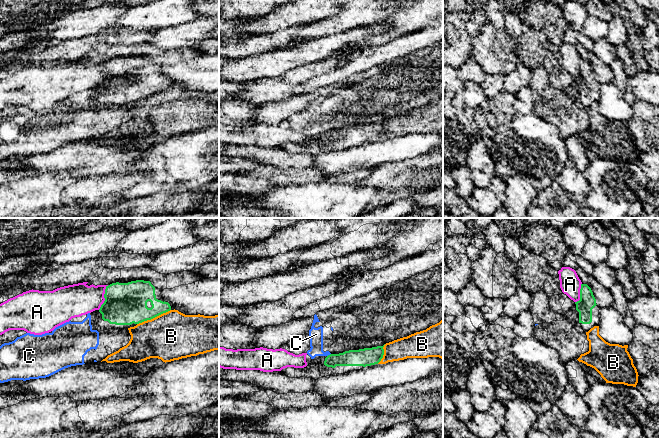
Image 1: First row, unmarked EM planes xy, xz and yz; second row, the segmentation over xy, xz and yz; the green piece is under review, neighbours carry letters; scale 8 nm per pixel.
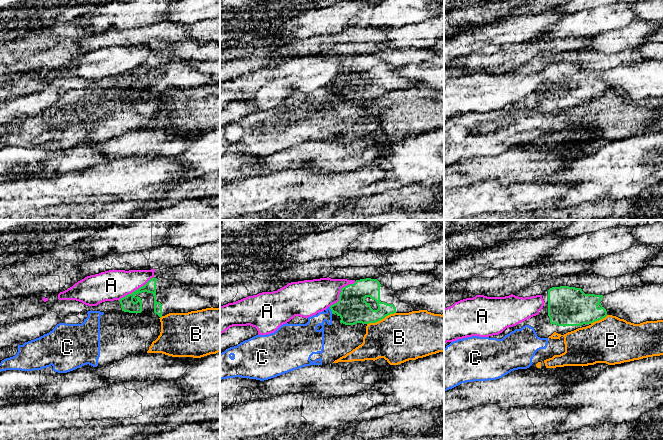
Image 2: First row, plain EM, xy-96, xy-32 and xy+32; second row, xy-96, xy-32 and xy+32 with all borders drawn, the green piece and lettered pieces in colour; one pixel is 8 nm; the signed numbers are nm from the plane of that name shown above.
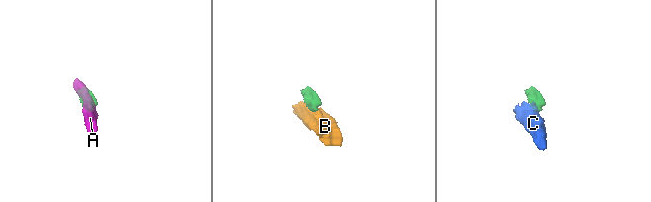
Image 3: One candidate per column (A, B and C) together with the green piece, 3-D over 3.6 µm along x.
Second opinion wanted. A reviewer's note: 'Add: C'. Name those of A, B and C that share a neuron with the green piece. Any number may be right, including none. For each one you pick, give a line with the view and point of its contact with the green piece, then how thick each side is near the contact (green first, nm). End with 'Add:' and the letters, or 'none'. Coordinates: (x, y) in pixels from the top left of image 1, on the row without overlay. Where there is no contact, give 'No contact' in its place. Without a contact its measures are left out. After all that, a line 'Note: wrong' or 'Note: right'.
Add: none
Note: wrong

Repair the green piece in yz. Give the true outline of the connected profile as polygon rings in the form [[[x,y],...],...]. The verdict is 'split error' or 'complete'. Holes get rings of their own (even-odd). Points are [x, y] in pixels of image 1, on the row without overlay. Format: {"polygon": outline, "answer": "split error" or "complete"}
{"polygon": [[[581,60],[580,76],[575,78],[579,90],[579,99],[584,108],[588,108],[594,102],[599,102],[599,86],[591,64],[587,60]]], "answer": "split error"}

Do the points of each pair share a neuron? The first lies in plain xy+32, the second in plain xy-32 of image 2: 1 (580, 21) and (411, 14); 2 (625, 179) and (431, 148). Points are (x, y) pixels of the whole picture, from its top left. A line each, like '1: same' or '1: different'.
1: same
2: same

